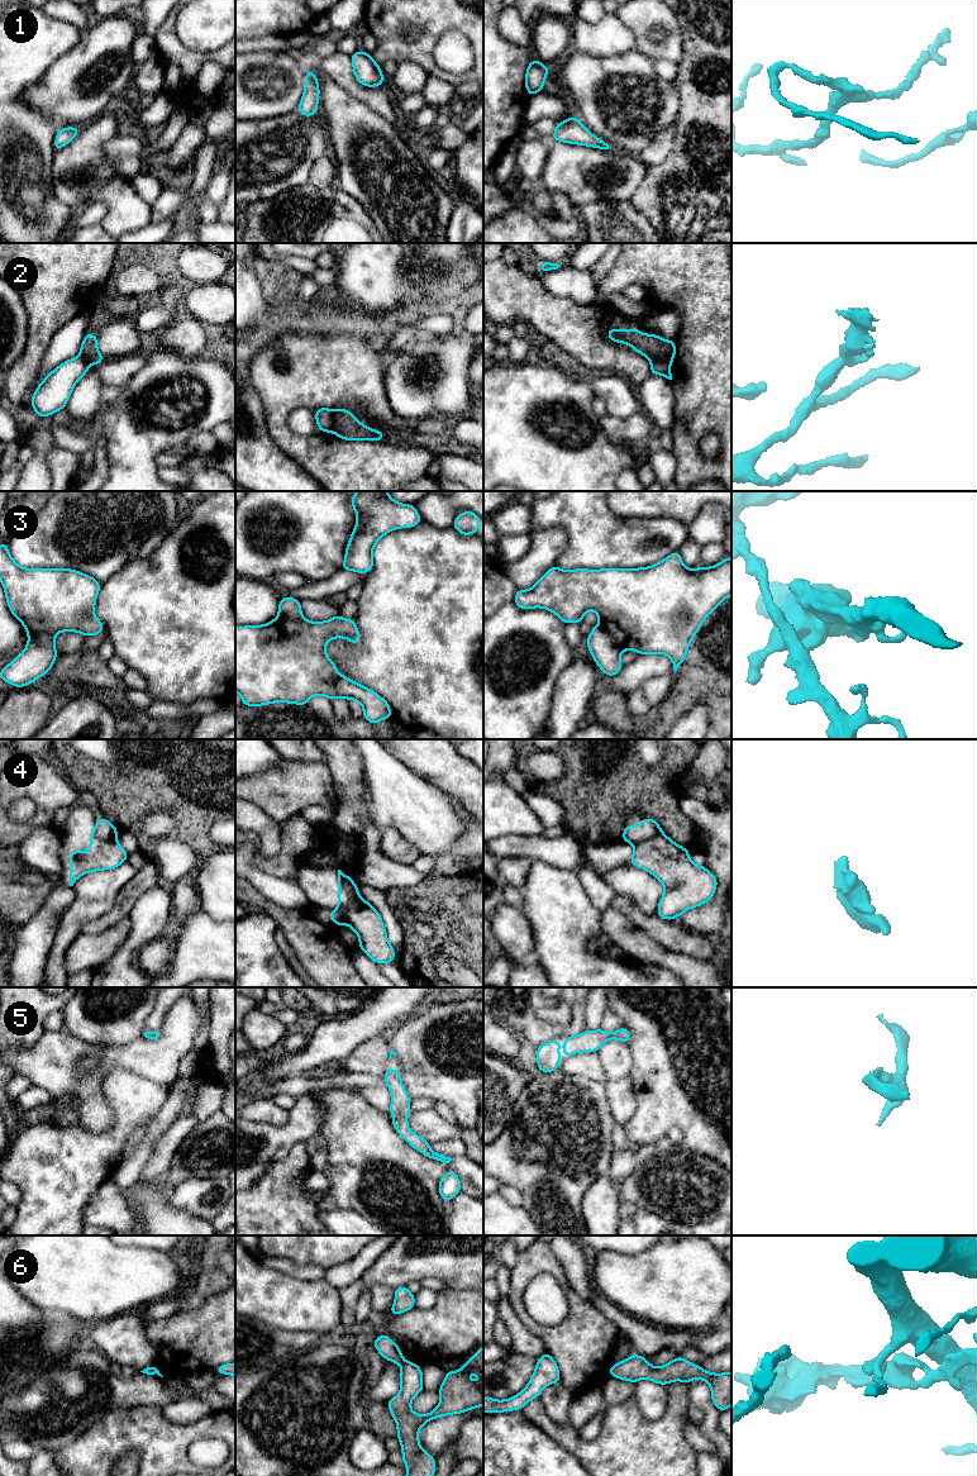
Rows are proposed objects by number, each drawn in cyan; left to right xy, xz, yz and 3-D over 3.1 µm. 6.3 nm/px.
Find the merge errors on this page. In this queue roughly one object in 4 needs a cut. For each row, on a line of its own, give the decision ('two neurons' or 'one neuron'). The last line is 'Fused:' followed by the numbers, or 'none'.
1: one neuron
2: two neurons
3: two neurons
4: two neurons
5: one neuron
6: two neurons
Fused: 2, 3, 4, 6

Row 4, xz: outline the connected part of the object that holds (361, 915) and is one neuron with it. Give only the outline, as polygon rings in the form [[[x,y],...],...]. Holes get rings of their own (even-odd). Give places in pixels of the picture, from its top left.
[[[338,870],[338,909],[345,910],[342,924],[352,928],[359,939],[359,949],[376,963],[392,963],[394,947],[378,911],[364,899],[353,897],[343,884],[344,873]]]

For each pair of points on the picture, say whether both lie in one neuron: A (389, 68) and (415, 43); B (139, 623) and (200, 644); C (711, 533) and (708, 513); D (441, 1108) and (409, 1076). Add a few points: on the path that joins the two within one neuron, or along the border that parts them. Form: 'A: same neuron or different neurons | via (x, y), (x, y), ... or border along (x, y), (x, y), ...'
A: different neurons | border along (396, 62), (385, 61), (380, 66)
B: same neuron | via (155, 623), (179, 623), (185, 629)
C: same neuron | via (711, 528), (710, 518)
D: different neurons | border along (434, 1100), (446, 1103), (452, 1109), (457, 1120)

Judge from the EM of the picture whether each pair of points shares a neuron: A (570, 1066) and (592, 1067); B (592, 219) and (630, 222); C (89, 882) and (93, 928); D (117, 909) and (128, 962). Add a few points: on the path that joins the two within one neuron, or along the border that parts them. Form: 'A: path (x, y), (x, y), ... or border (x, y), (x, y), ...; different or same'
A: path (575, 1066), (587, 1066); same
B: path (601, 219), (622, 222); same
C: border (115, 903), (99, 917), (86, 922), (81, 932); different
D: border (144, 893), (134, 903), (127, 917); different

